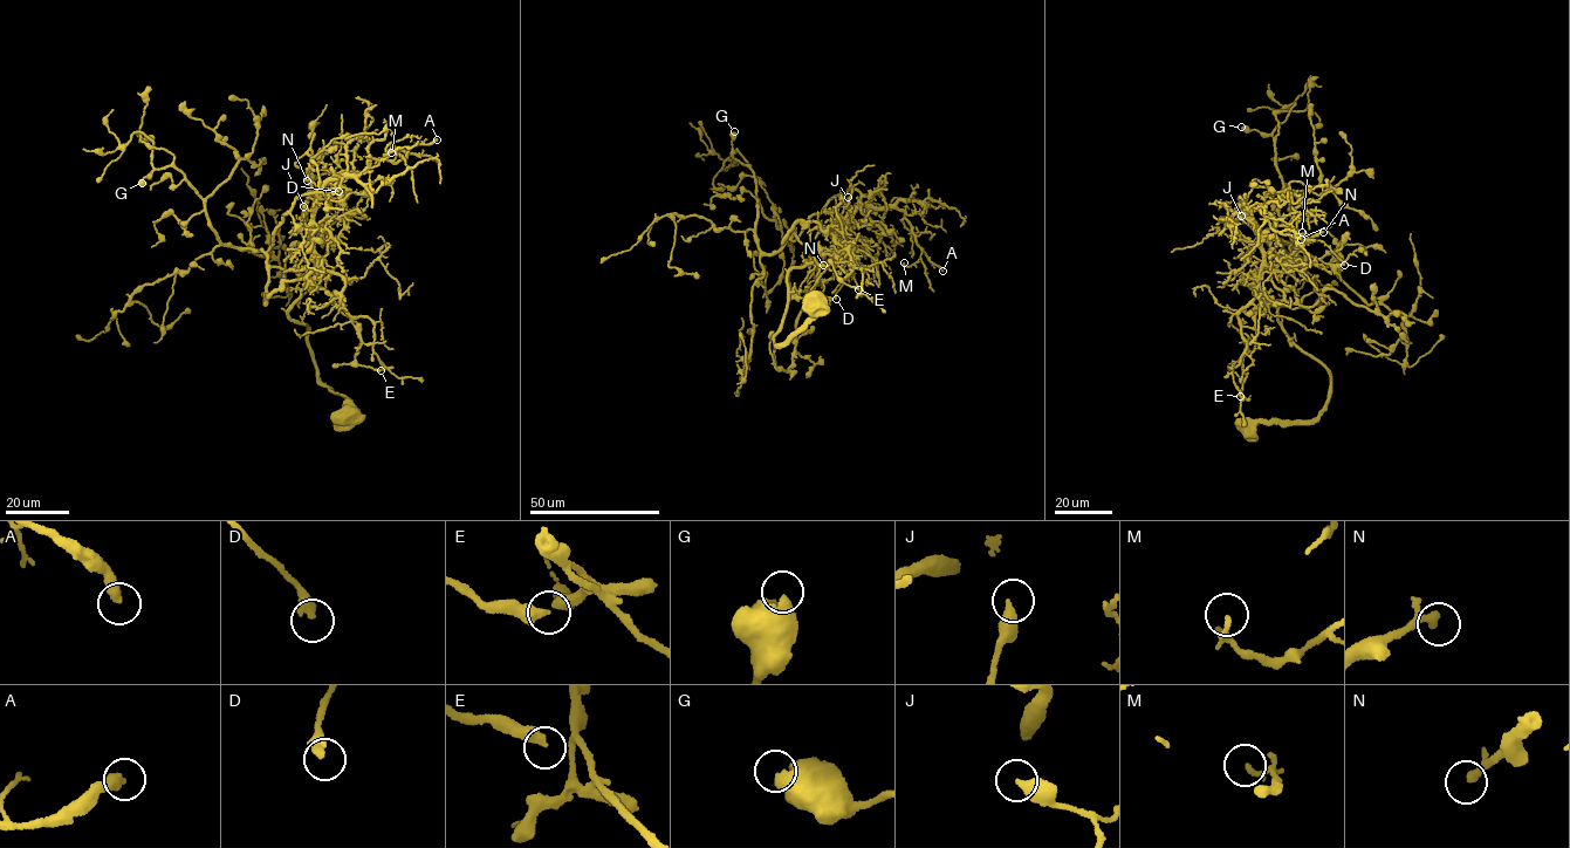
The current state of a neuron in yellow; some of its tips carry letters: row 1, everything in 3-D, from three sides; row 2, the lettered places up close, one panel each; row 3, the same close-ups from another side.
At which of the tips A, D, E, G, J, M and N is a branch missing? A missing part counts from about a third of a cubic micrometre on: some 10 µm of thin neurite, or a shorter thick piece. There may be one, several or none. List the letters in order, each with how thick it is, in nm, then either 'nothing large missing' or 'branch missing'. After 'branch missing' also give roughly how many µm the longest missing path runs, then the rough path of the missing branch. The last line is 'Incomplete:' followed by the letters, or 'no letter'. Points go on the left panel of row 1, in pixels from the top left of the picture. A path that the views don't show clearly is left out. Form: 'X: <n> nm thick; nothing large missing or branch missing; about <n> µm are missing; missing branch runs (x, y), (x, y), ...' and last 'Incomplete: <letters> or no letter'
A: 360 nm thick; nothing large missing
D: 400 nm thick; nothing large missing
E: 280 nm thick; nothing large missing
G: 440 nm thick; nothing large missing
J: 460 nm thick; nothing large missing
M: 110 nm thick; nothing large missing
N: 240 nm thick; nothing large missing
Incomplete: no letter

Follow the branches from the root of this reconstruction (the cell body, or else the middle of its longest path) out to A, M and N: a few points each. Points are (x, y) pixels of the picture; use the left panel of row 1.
A: (349, 416), (349, 398), (321, 383), (308, 328), (288, 313), (319, 271), (320, 190), (437, 139)
M: (349, 416), (288, 312), (319, 271), (320, 190), (408, 154), (391, 152)
N: (349, 416), (349, 398), (321, 383), (307, 343), (308, 328), (288, 313), (319, 271), (313, 193), (307, 180)

